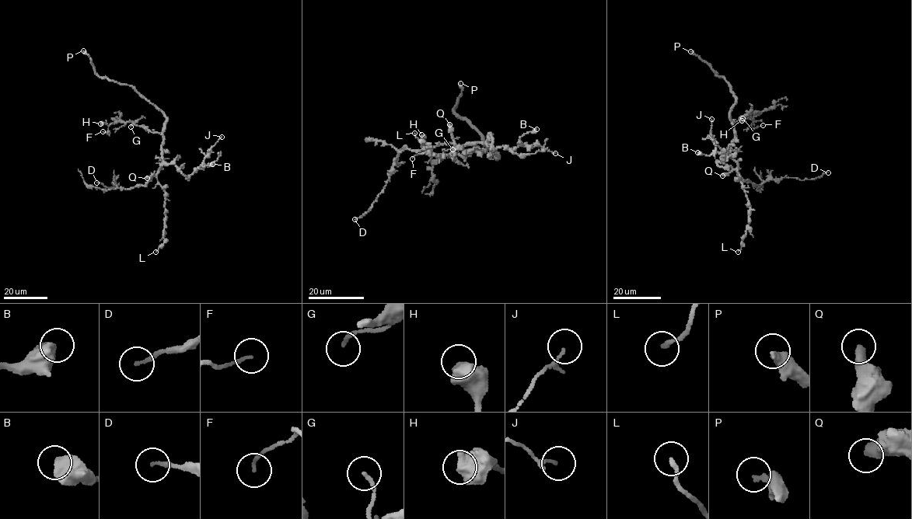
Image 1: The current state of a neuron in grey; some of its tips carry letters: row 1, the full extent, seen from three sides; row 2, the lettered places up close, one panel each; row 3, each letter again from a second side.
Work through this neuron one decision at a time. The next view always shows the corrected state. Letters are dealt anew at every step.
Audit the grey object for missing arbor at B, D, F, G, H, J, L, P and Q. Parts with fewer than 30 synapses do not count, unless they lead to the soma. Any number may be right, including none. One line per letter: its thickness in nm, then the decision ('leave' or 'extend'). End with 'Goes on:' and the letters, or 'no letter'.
B: calibre 750 nm; leave
D: calibre 140 nm; leave
F: calibre 110 nm; leave
G: calibre 150 nm; leave
H: calibre 550 nm; leave
J: calibre 100 nm; leave
L: calibre 170 nm; leave
P: calibre 220 nm; extend
Q: calibre 500 nm; extend
Goes on: P, Q

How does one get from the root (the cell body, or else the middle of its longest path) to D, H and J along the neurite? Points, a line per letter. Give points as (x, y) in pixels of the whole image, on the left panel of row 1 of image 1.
D: (162, 150), (159, 171), (146, 185), (126, 189), (118, 188), (114, 183), (113, 189), (109, 189), (96, 182)
H: (162, 150), (163, 137), (158, 132), (151, 132), (129, 122), (116, 122), (108, 125), (100, 123)
J: (162, 150), (162, 160), (167, 164), (174, 164), (187, 178), (202, 165), (208, 151), (221, 137)

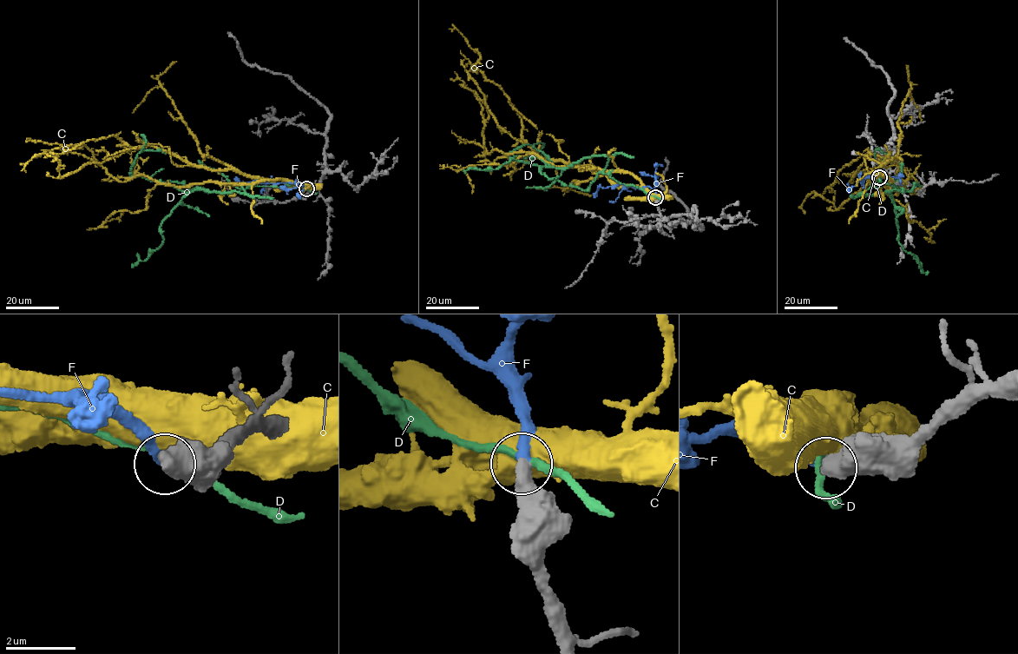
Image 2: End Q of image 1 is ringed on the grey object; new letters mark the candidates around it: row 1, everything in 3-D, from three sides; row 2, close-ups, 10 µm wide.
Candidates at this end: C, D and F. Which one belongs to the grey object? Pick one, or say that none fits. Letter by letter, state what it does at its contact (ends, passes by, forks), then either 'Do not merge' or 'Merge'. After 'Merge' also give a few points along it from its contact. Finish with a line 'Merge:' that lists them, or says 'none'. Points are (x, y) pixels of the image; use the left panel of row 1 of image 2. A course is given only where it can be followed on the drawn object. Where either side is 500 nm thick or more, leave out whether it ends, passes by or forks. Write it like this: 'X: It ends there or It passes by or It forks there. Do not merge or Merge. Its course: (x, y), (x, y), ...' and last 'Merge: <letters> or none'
C: Do not merge
D: Do not merge
F: Merge. Its course: (306, 188), (293, 183), (237, 180)
Merge: F

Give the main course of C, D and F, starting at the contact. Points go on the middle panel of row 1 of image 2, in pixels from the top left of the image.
C: (656, 197), (638, 187), (616, 186), (593, 167), (541, 158), (497, 125), (467, 72), (480, 56), (452, 30)
D: (656, 197), (604, 174), (608, 158), (603, 155), (557, 168), (535, 156), (510, 153), (544, 144), (530, 161)
F: (656, 197), (649, 187), (638, 188), (623, 184), (600, 188), (594, 197)

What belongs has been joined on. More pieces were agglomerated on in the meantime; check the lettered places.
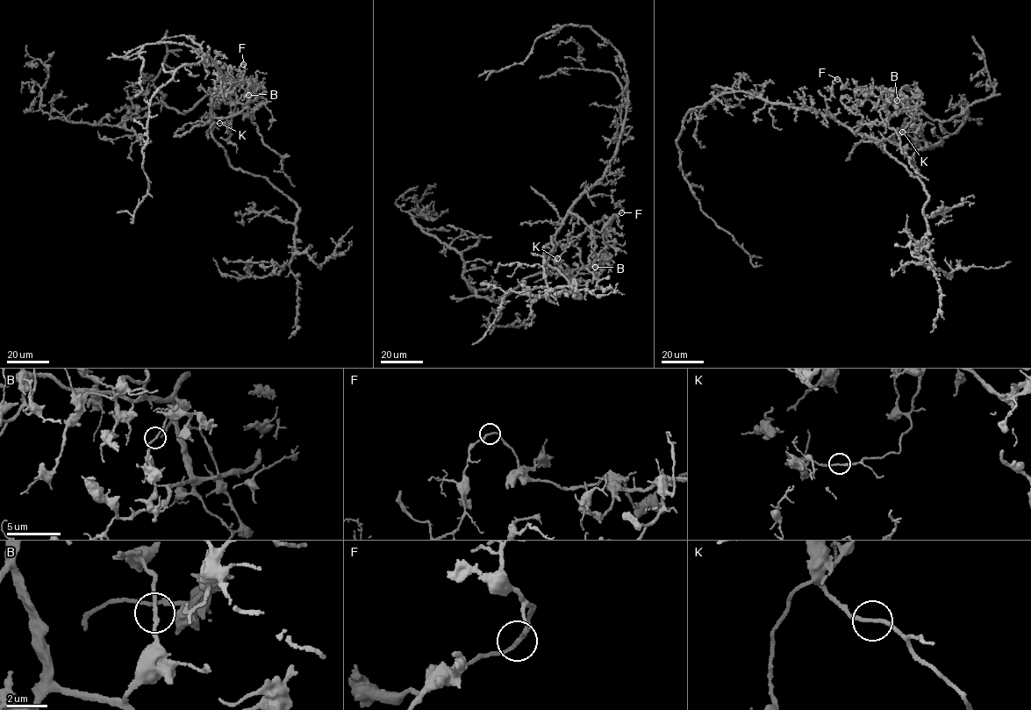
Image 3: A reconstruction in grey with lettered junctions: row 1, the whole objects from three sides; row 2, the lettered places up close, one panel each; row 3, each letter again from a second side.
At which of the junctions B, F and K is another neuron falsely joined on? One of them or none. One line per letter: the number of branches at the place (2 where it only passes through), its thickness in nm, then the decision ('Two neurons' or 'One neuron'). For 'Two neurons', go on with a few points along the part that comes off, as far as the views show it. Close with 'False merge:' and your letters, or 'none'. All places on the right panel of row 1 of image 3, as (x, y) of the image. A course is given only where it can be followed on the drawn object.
B: Branches: 2. Thickness 170 nm. One neuron
F: Branches: 2. Thickness 190 nm. One neuron
K: Branches: 2. Thickness 170 nm. Two neurons. Course of the part to remove: (903, 132), (907, 85), (932, 119), (969, 111), (927, 149), (911, 118), (914, 93), (884, 103)
False merge: K

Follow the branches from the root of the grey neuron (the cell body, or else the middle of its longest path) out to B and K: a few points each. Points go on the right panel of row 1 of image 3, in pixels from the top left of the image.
B: (845, 87), (876, 88), (899, 93), (903, 108), (897, 109), (897, 100)
K: (845, 87), (876, 88), (899, 93), (905, 111), (912, 118), (903, 132)

